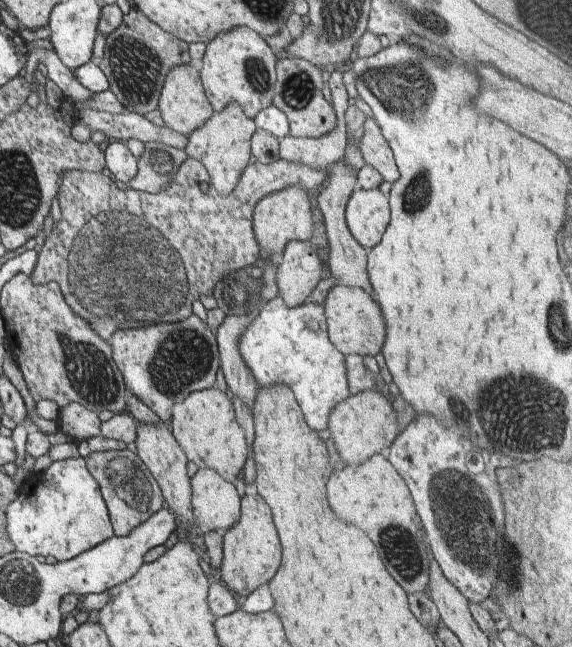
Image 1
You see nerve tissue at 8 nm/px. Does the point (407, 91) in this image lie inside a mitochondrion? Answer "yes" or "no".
yes

